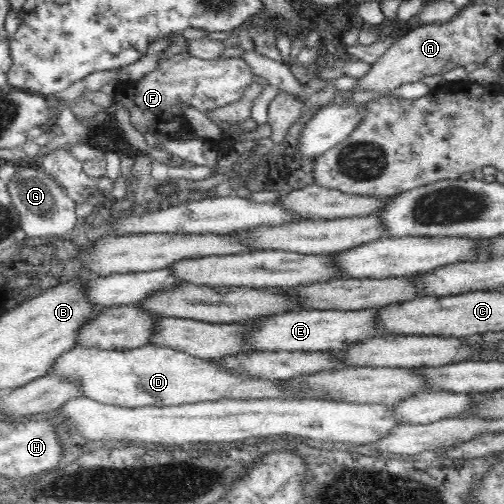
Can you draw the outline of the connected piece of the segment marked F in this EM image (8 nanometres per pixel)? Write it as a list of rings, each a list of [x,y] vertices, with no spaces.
[[[184,52],[160,59],[154,70],[141,79],[129,85],[120,85],[114,98],[127,107],[132,126],[140,133],[151,134],[158,143],[165,140],[180,142],[192,130],[180,109],[182,104],[190,104],[198,112],[210,112],[238,102],[253,82],[254,71],[242,57],[206,60]]]

